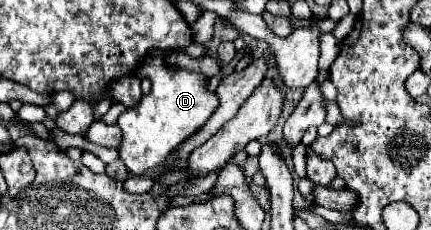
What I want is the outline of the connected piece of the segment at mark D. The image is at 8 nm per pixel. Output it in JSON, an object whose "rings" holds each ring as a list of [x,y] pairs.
{"rings":[[[148,58],[142,66],[142,76],[152,80],[152,92],[142,96],[140,104],[128,108],[120,118],[118,126],[122,128],[122,146],[120,158],[132,174],[142,176],[150,170],[168,166],[168,156],[188,140],[198,128],[206,124],[206,120],[218,108],[216,92],[208,90],[208,76],[190,72],[190,70],[172,70],[164,64],[162,58]]]}

